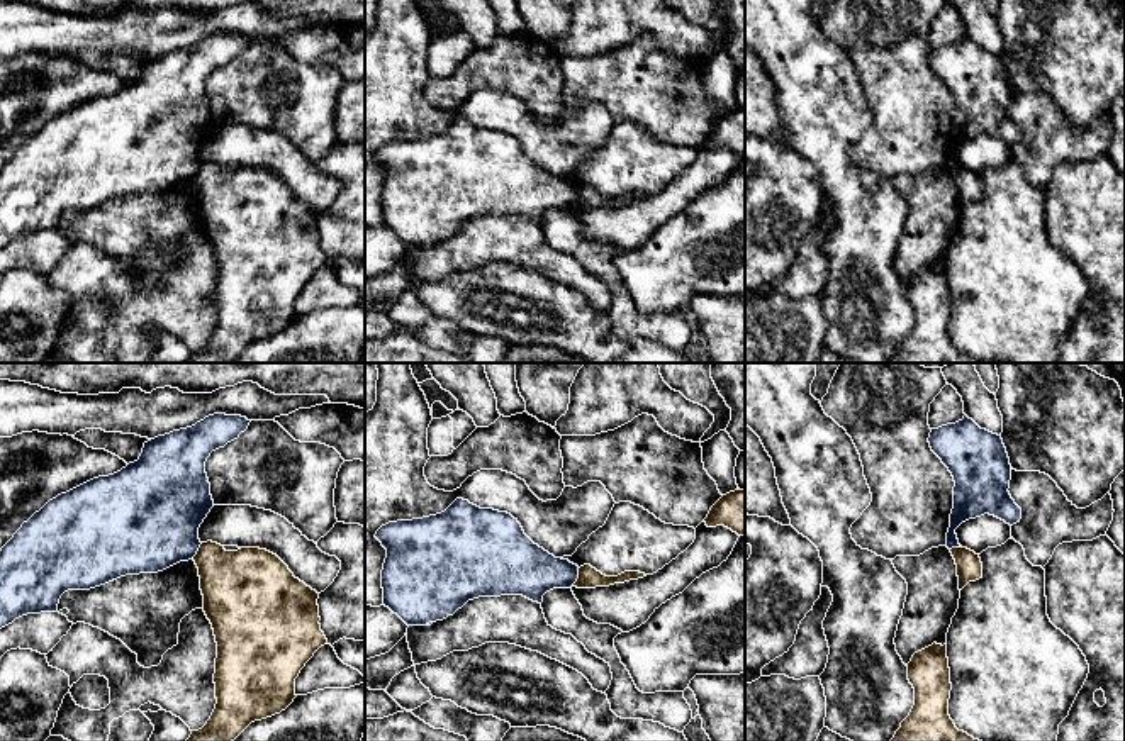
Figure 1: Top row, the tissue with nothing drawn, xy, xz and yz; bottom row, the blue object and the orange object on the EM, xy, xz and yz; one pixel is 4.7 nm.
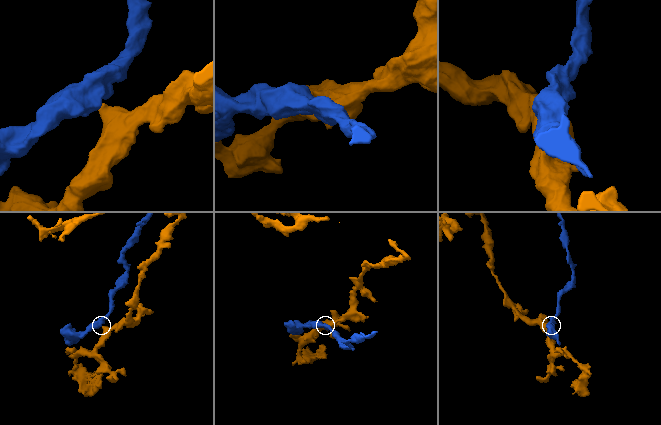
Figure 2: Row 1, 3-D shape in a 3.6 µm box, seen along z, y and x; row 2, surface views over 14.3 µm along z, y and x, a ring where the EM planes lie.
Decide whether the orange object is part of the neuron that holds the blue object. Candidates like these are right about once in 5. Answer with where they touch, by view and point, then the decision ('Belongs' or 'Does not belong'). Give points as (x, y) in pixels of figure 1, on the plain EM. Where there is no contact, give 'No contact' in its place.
Touches blue at xz (577, 197). Does not belong

